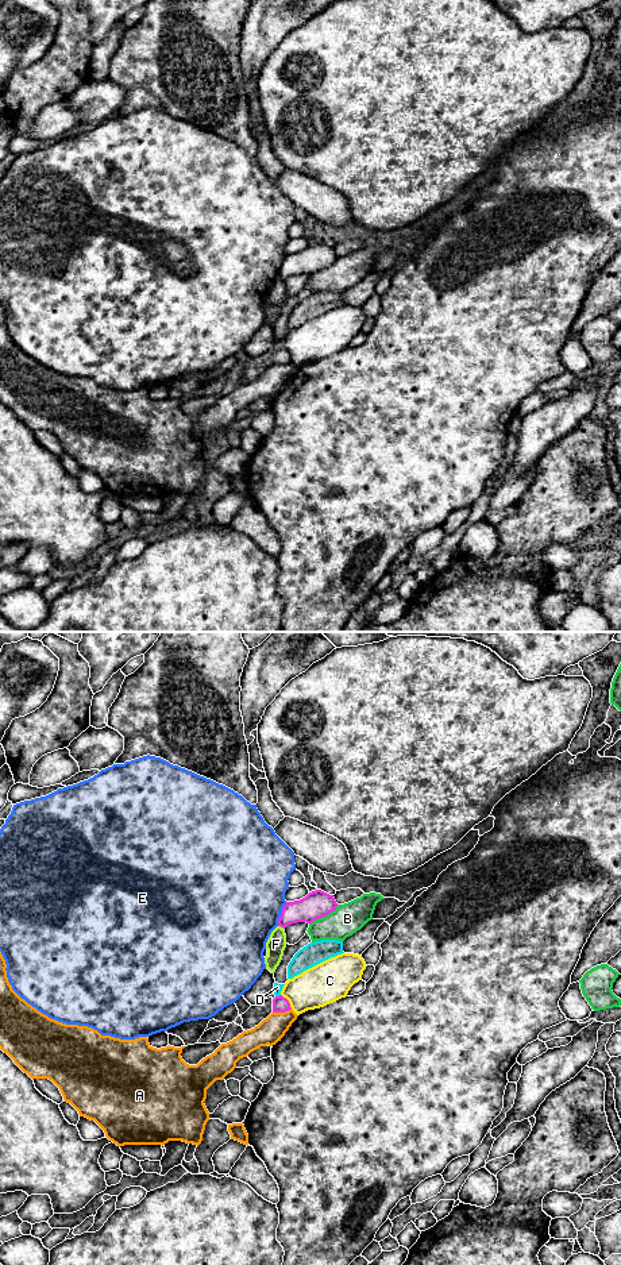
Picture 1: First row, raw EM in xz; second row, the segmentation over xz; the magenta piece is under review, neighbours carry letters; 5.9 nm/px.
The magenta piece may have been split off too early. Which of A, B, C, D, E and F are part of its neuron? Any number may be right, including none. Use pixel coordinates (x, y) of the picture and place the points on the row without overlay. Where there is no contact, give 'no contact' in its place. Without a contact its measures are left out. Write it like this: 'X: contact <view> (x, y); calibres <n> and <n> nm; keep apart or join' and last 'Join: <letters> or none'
A: contact xz (281, 363); calibres 100 and 160 nm; keep apart
B: contact xz (324, 267); calibres 160 and 180 nm; keep apart
C: contact xz (288, 354); calibres 100 and 240 nm; keep apart
D: contact xz (277, 348); calibres 100 and 50 nm; keep apart
E: contact xz (281, 266); calibres 160 and 500 nm; keep apart
F: contact xz (281, 278); calibres 160 and 120 nm; keep apart
Join: none

